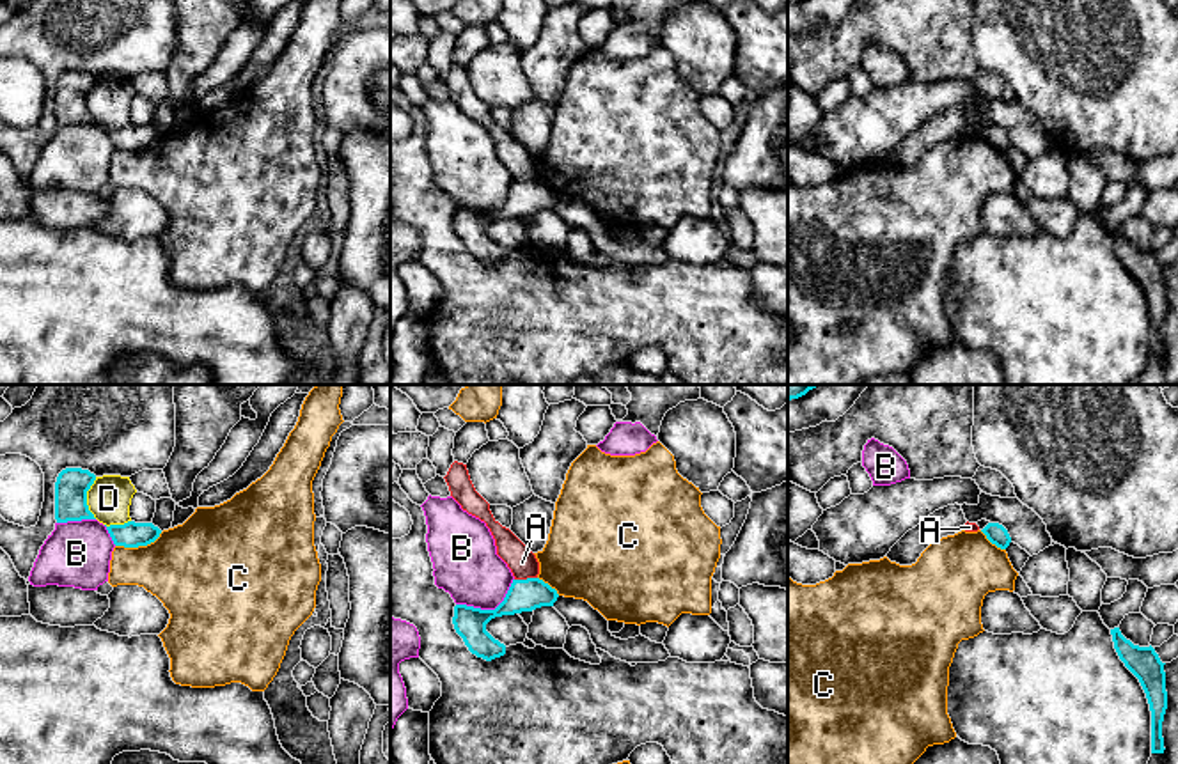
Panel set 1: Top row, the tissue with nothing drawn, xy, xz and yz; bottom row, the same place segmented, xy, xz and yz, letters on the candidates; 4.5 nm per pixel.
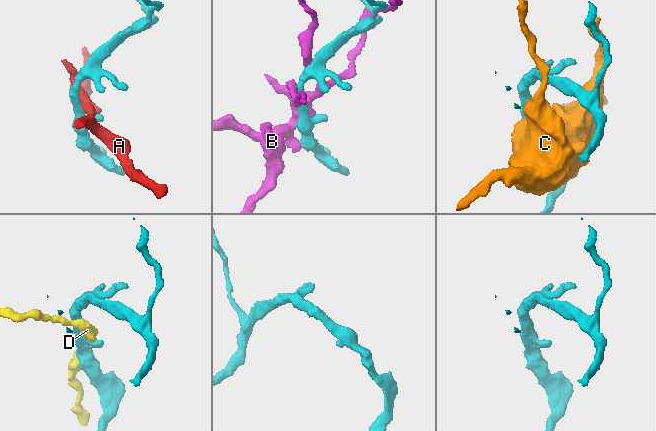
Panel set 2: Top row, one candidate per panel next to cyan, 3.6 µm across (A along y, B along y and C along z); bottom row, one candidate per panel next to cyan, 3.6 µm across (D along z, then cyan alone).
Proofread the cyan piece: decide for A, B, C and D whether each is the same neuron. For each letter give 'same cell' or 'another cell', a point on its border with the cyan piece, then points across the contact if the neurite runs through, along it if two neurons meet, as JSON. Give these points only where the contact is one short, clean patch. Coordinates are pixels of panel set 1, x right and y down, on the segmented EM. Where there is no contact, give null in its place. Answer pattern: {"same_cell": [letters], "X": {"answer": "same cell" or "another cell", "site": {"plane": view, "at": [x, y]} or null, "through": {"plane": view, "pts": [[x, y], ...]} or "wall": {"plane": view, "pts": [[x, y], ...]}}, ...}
{"same_cell": [], "A": {"answer": "another cell", "site": {"plane": "xz", "at": [527, 578]}}, "B": {"answer": "another cell", "site": {"plane": "xz", "at": [490, 610]}}, "C": {"answer": "another cell", "site": {"plane": "xy", "at": [139, 545]}, "wall": {"plane": "xy", "pts": [[162, 532], [146, 545], [116, 546]]}}, "D": {"answer": "another cell", "site": {"plane": "xy", "at": [86, 498]}}}

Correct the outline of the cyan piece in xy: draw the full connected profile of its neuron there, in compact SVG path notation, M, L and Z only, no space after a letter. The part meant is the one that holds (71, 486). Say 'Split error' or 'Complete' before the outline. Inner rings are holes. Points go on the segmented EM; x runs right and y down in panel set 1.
Complete. M66 468L55 482L55 519L57 523L96 519L87 505L87 491L96 475L82 468Z

